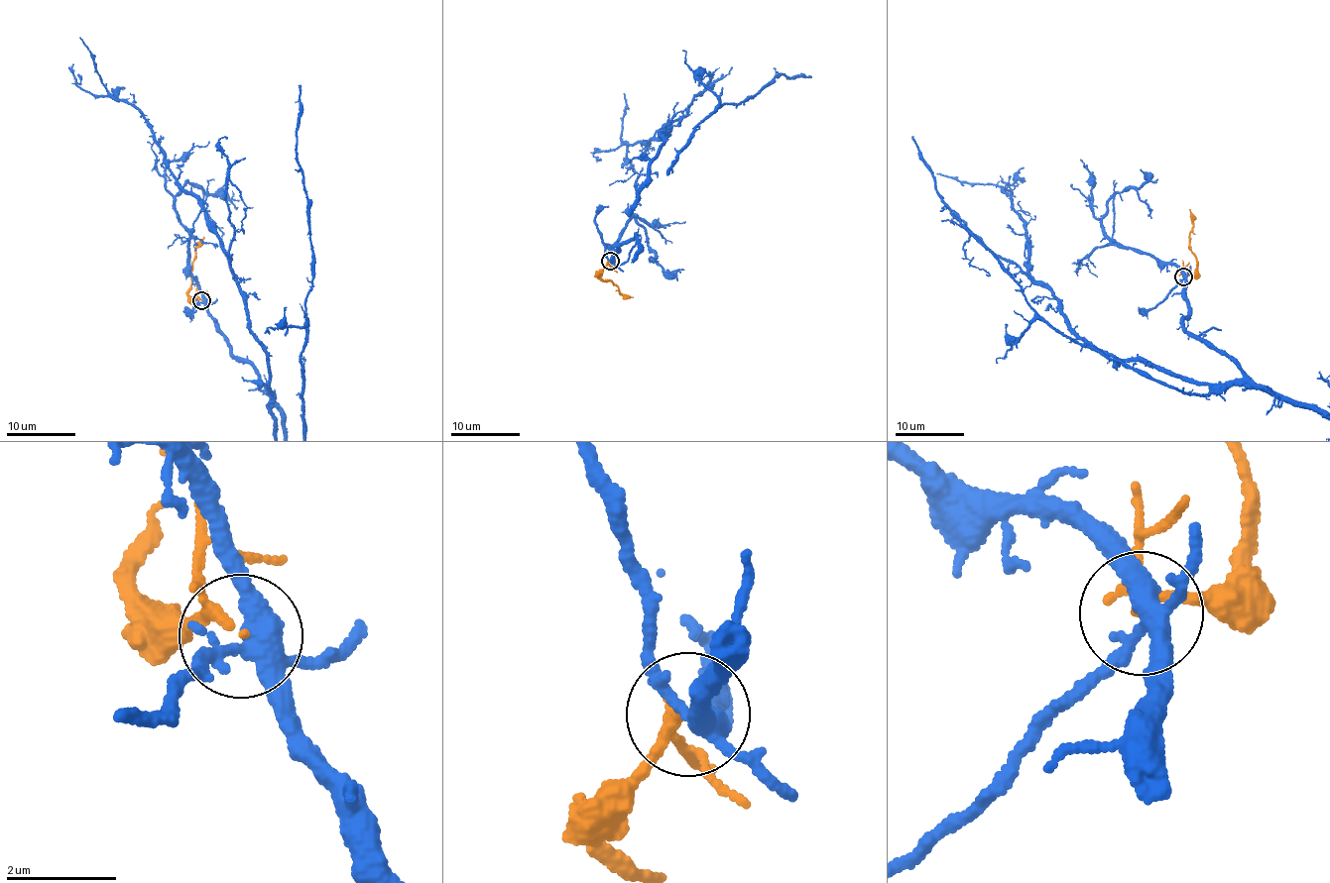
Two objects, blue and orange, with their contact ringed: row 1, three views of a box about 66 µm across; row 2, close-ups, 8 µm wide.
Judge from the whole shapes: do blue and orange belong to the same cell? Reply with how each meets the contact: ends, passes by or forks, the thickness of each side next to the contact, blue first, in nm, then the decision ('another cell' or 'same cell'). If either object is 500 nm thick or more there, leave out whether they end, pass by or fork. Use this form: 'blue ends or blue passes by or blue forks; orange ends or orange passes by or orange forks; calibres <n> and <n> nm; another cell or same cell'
blue forks; orange passes by; calibres 360 and 130 nm; another cell

